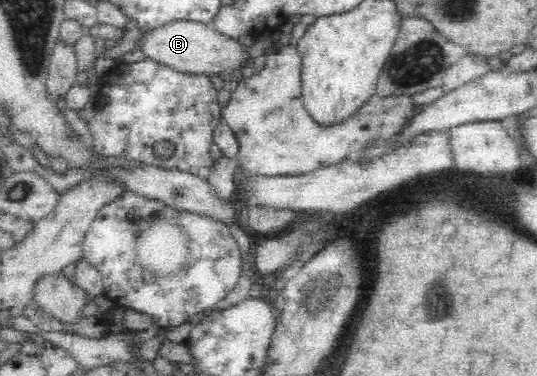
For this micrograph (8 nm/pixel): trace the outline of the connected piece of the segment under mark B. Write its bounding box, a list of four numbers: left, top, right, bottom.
[140,20,251,74]

